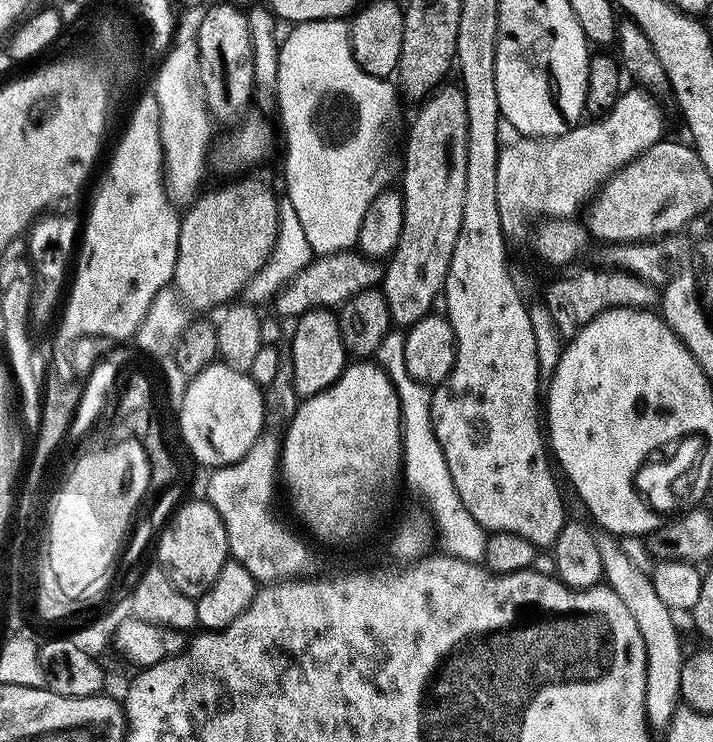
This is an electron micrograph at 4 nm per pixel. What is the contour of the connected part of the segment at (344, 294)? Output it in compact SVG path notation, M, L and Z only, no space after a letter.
M359 250L332 252L328 256L313 258L279 291L272 301L272 306L275 306L275 313L279 317L286 316L291 317L290 319L298 318L302 313L311 312L315 308L336 310L341 304L354 298L354 294L362 294L362 290L377 287L381 280L381 265L368 256L363 256Z

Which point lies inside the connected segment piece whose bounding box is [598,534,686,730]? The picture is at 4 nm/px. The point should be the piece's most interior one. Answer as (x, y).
(664, 655)

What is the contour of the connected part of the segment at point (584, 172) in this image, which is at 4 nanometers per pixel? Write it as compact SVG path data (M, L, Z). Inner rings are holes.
M632 86L629 92L628 89L621 91L610 114L588 122L592 124L581 122L561 136L525 136L516 138L513 144L505 143L498 154L498 214L505 237L522 235L528 228L530 216L562 220L575 217L575 212L580 207L583 209L618 169L626 166L635 156L641 156L659 140L665 139L664 112L659 106L644 89Z

